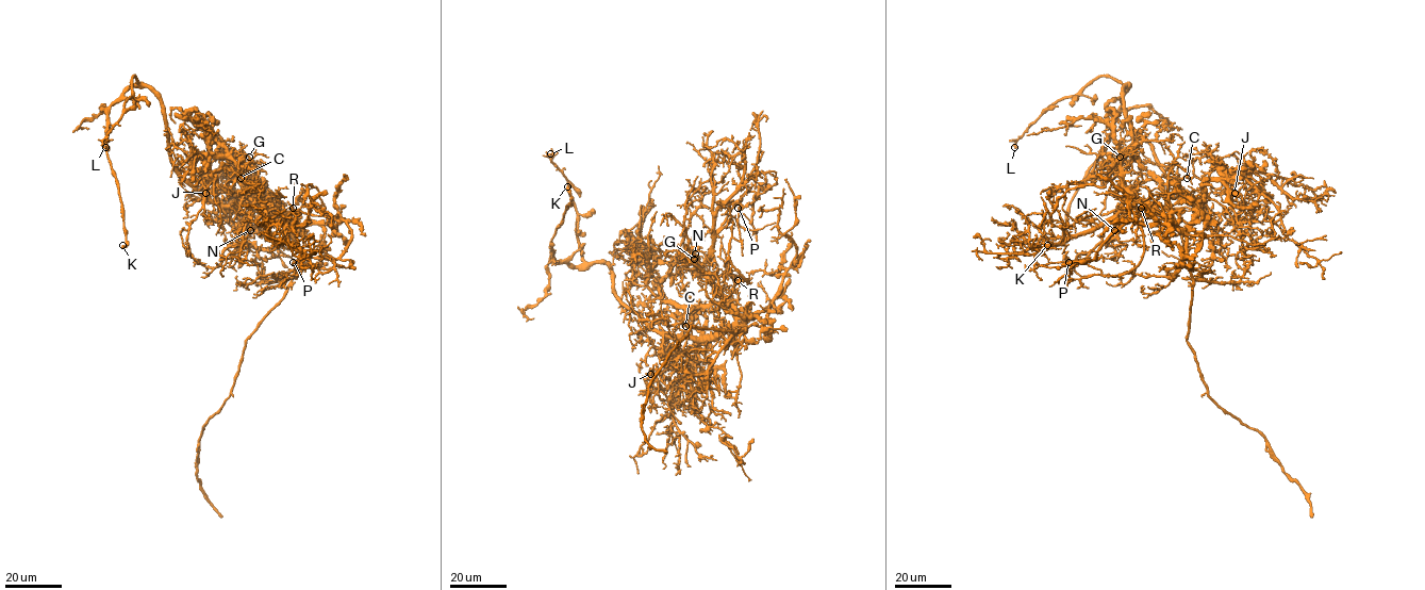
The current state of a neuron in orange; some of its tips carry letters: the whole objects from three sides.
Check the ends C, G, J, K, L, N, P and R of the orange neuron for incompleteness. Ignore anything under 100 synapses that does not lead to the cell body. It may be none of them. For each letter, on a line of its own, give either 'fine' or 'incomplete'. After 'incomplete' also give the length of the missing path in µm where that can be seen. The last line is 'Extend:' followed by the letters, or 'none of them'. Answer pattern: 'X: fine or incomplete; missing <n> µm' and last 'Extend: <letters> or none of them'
C: fine
G: fine
J: fine
K: fine
L: fine
N: fine
P: fine
R: fine
Extend: none of them

